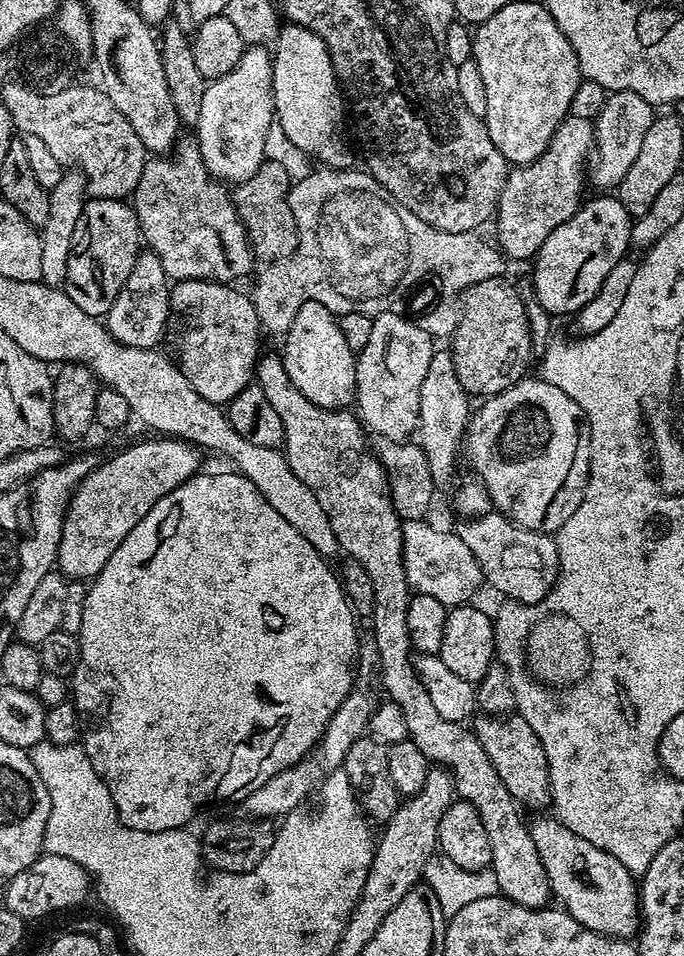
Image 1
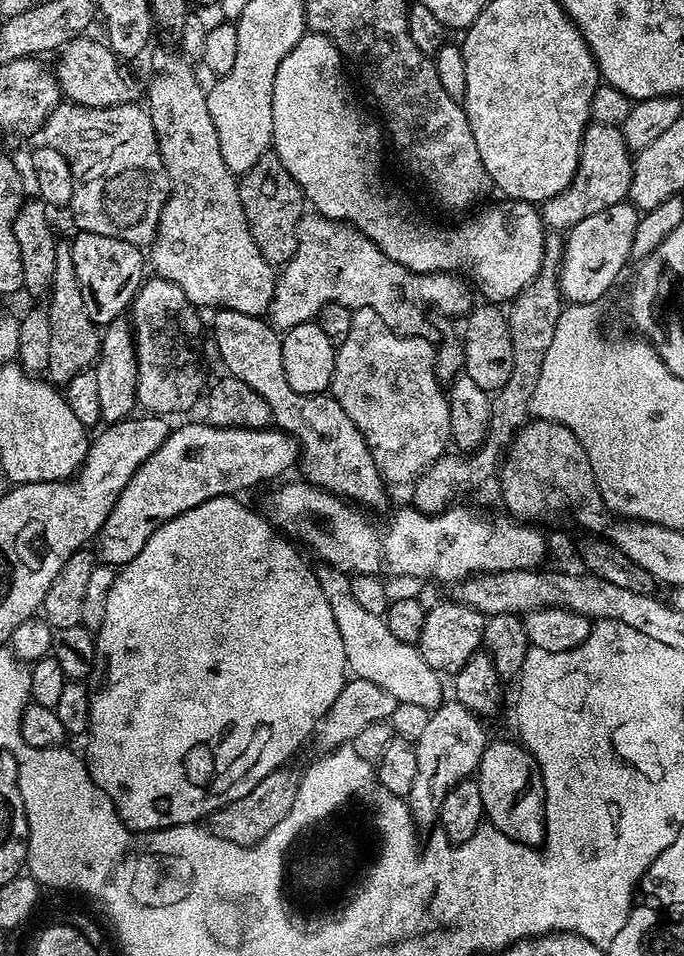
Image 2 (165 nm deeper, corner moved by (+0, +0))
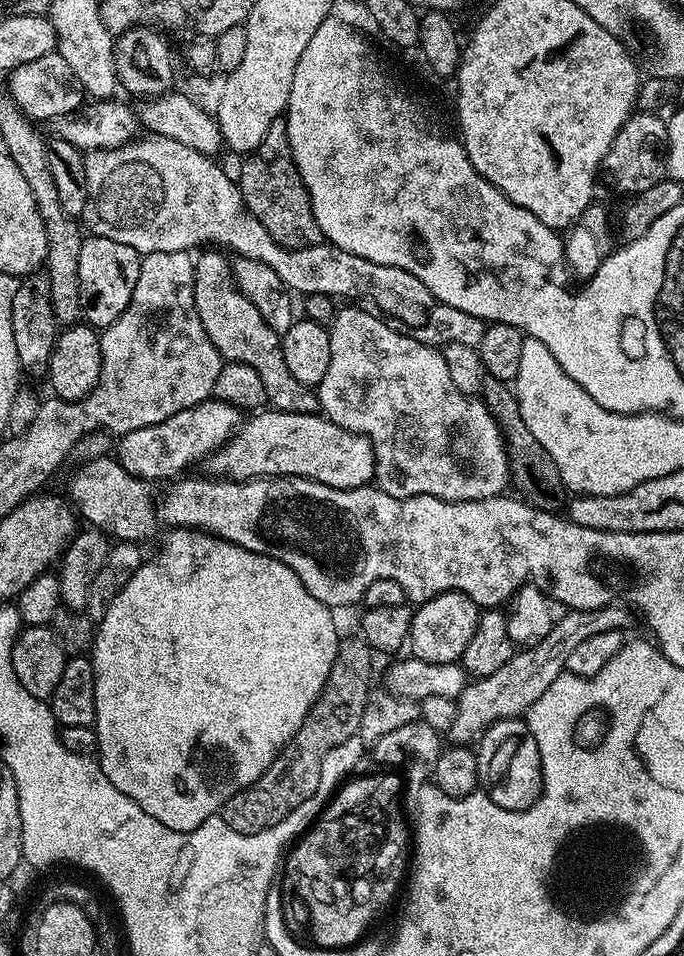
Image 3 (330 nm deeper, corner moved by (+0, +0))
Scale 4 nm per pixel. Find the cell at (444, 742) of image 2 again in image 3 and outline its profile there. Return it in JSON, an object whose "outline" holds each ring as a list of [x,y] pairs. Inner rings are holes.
{"outline":[[[621,603],[607,604],[594,610],[571,609],[562,622],[558,622],[558,626],[554,626],[554,630],[542,638],[542,642],[513,651],[506,666],[494,670],[494,674],[489,676],[473,679],[464,687],[462,694],[455,699],[454,724],[446,734],[447,739],[452,739],[449,741],[456,746],[472,746],[494,721],[523,717],[528,708],[534,706],[534,702],[538,702],[538,698],[542,698],[550,686],[554,686],[554,678],[565,672],[570,654],[574,654],[576,647],[582,646],[582,642],[594,634],[624,630],[628,624],[628,615],[629,609]]]}

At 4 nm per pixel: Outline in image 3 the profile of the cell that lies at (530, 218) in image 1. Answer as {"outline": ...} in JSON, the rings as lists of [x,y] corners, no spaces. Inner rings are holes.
{"outline":[[[633,111],[626,123],[618,130],[610,150],[606,154],[602,165],[603,175],[608,175],[608,180],[620,192],[632,192],[639,194],[650,190],[658,181],[666,176],[666,149],[668,147],[668,126],[663,115],[655,112]]]}

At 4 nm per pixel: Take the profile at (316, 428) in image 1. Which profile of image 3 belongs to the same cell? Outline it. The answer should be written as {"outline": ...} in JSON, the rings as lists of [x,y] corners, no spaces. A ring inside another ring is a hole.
{"outline":[[[212,251],[216,252],[204,252],[200,257],[197,255],[194,260],[196,265],[194,306],[198,310],[198,318],[202,318],[202,326],[206,330],[206,334],[210,334],[210,342],[214,342],[214,346],[220,351],[220,355],[225,361],[254,366],[254,370],[258,370],[258,375],[262,378],[262,386],[266,386],[268,404],[275,411],[316,412],[320,407],[319,395],[302,382],[298,382],[298,378],[294,378],[294,374],[290,374],[290,370],[286,366],[286,358],[282,358],[281,333],[266,326],[266,318],[262,318],[258,306],[254,306],[254,302],[250,302],[250,298],[236,285],[233,261],[231,259],[228,261],[223,256],[223,254],[225,255],[223,251]]]}

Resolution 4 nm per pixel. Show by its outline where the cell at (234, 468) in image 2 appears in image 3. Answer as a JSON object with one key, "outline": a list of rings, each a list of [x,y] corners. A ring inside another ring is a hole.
{"outline":[[[264,410],[243,421],[239,432],[206,461],[211,475],[226,480],[254,480],[257,478],[291,478],[303,476],[305,480],[313,480],[335,488],[363,488],[373,483],[376,474],[374,446],[366,437],[346,430],[316,412],[277,412]]]}

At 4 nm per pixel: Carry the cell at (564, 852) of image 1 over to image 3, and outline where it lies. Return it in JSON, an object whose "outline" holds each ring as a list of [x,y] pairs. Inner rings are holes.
{"outline":[[[527,719],[496,720],[484,732],[475,749],[480,775],[479,787],[487,792],[497,808],[526,810],[538,797],[544,786],[544,774],[540,770],[538,742],[530,734]]]}

